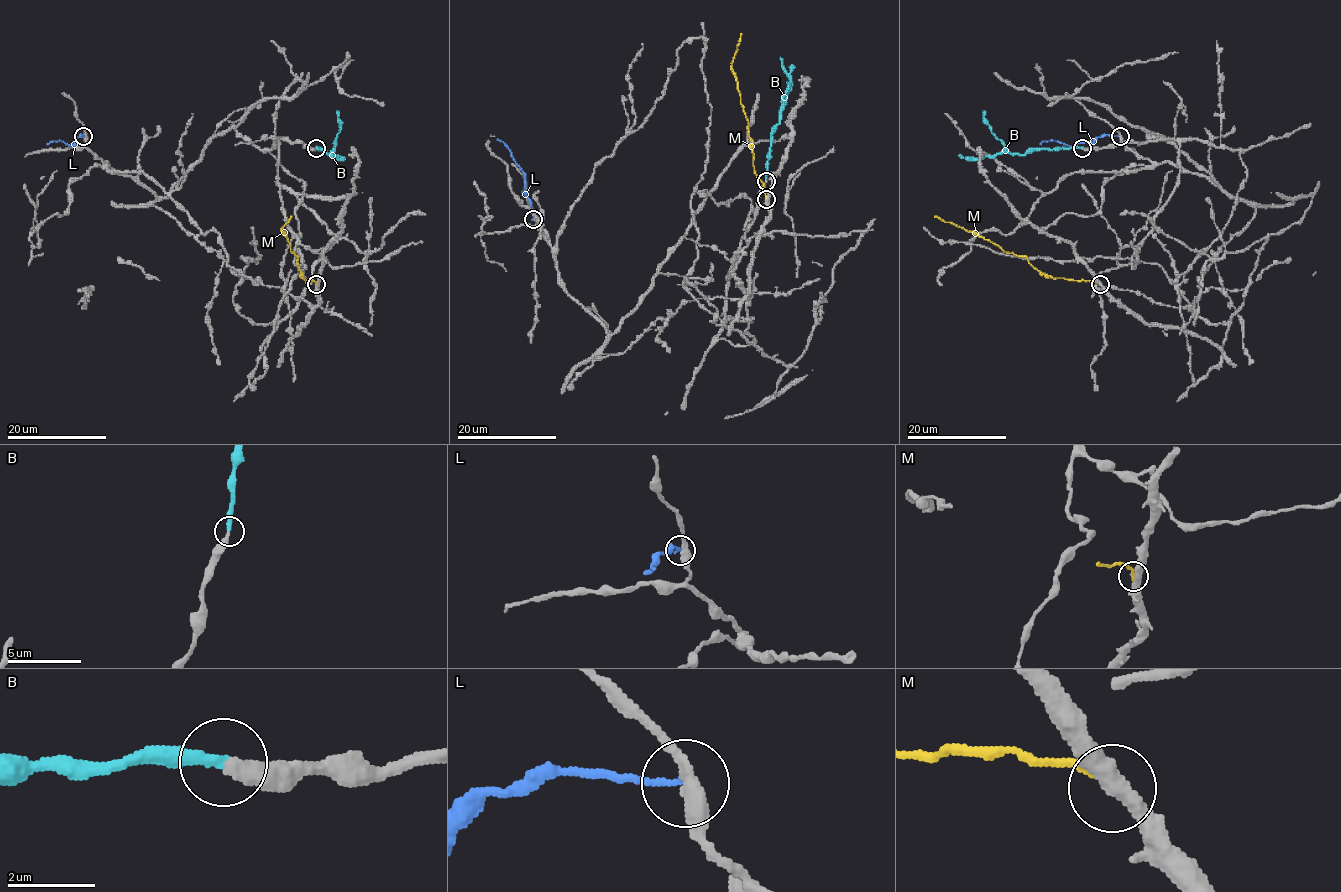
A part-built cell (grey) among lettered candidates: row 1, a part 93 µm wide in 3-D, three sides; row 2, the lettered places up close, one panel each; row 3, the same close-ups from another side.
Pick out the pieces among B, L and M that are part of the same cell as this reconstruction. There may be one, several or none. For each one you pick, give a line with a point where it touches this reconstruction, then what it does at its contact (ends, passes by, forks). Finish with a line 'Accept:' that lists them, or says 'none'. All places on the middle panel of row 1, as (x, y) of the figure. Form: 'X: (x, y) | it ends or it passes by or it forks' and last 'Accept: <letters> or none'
B: (766, 181) | it ends
Accept: B

